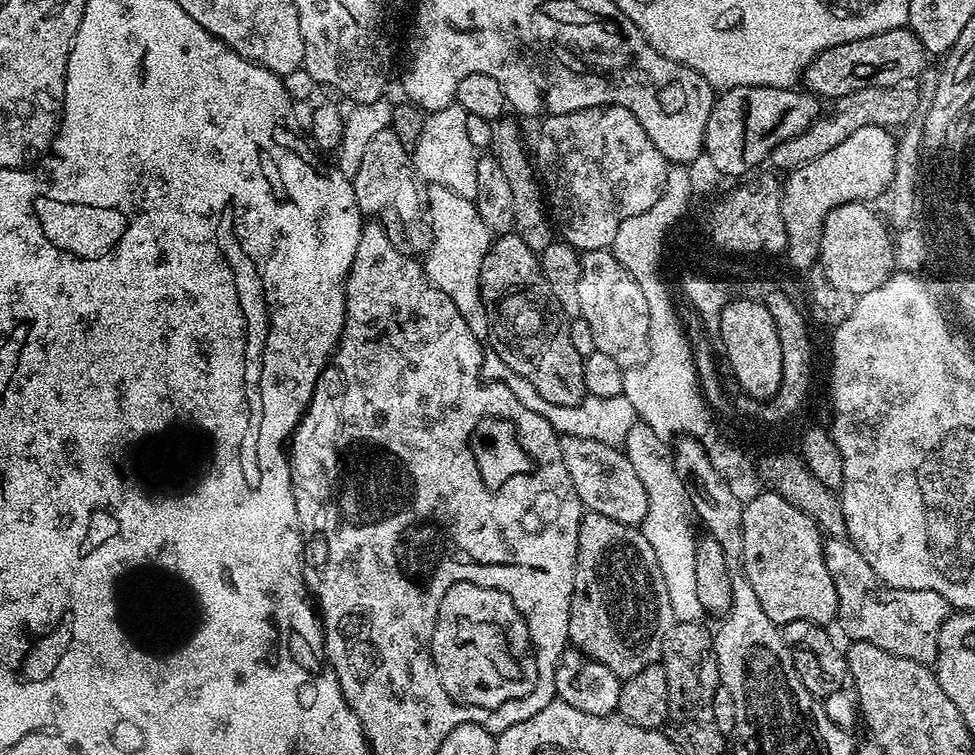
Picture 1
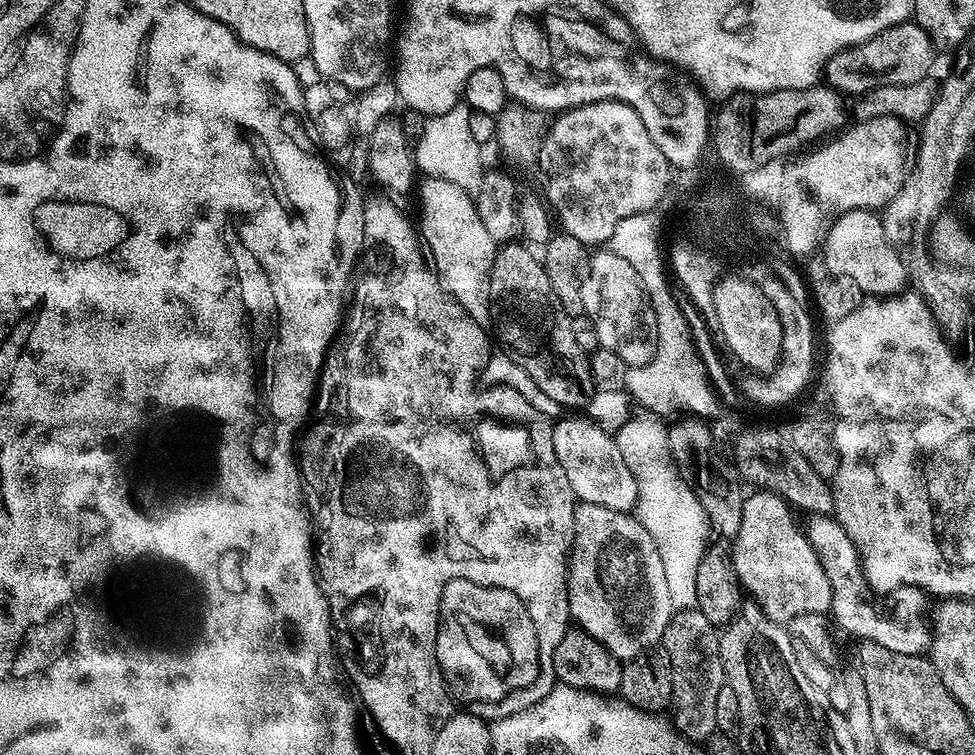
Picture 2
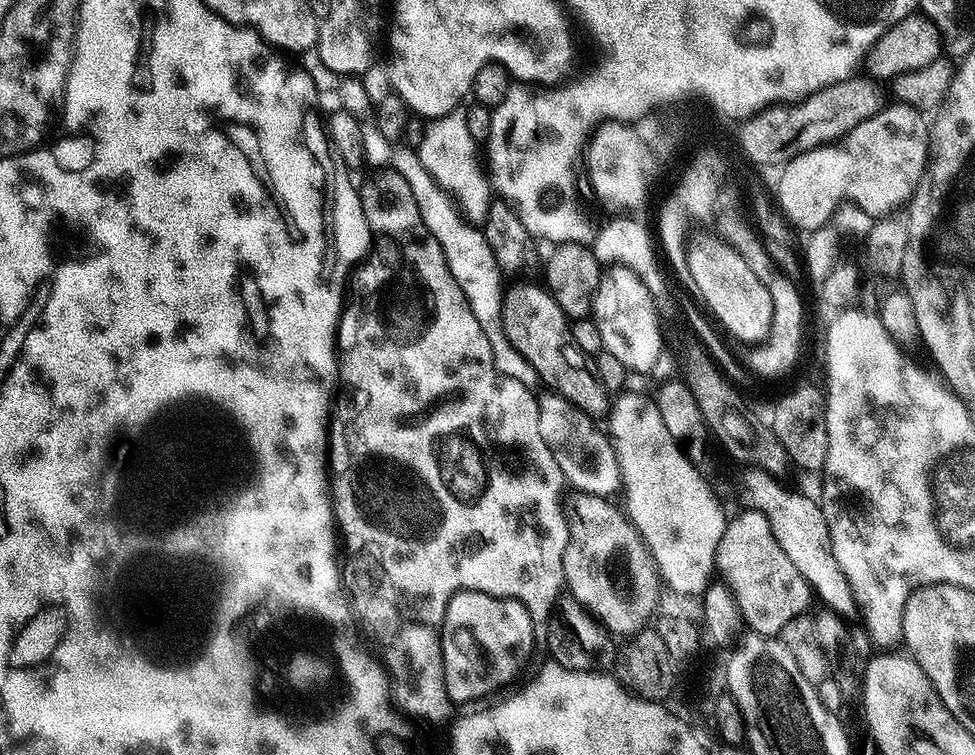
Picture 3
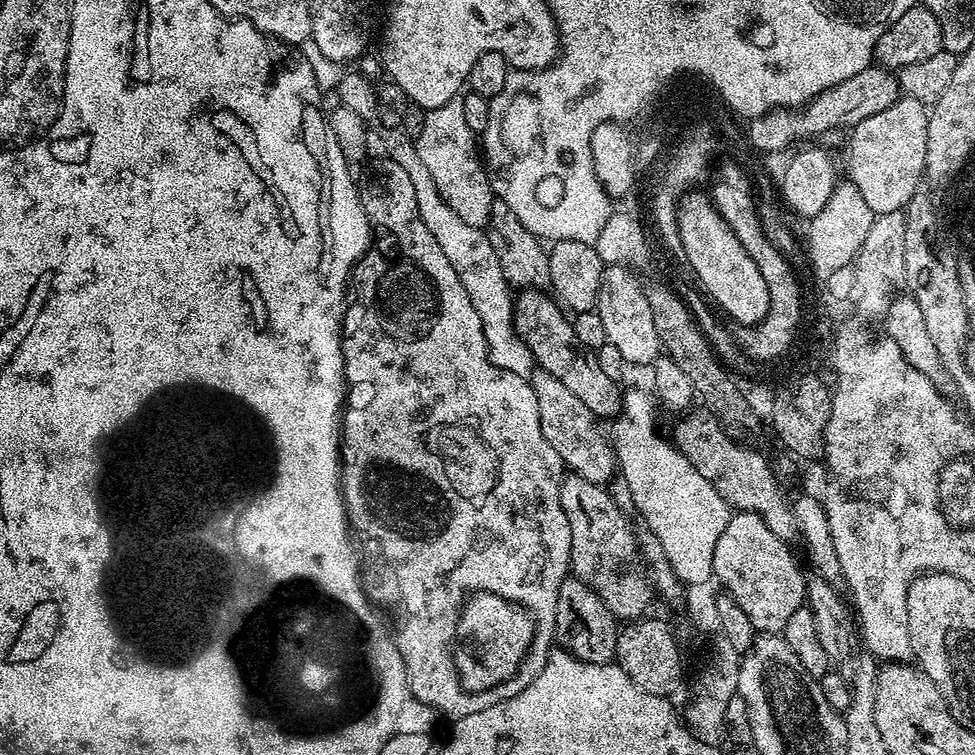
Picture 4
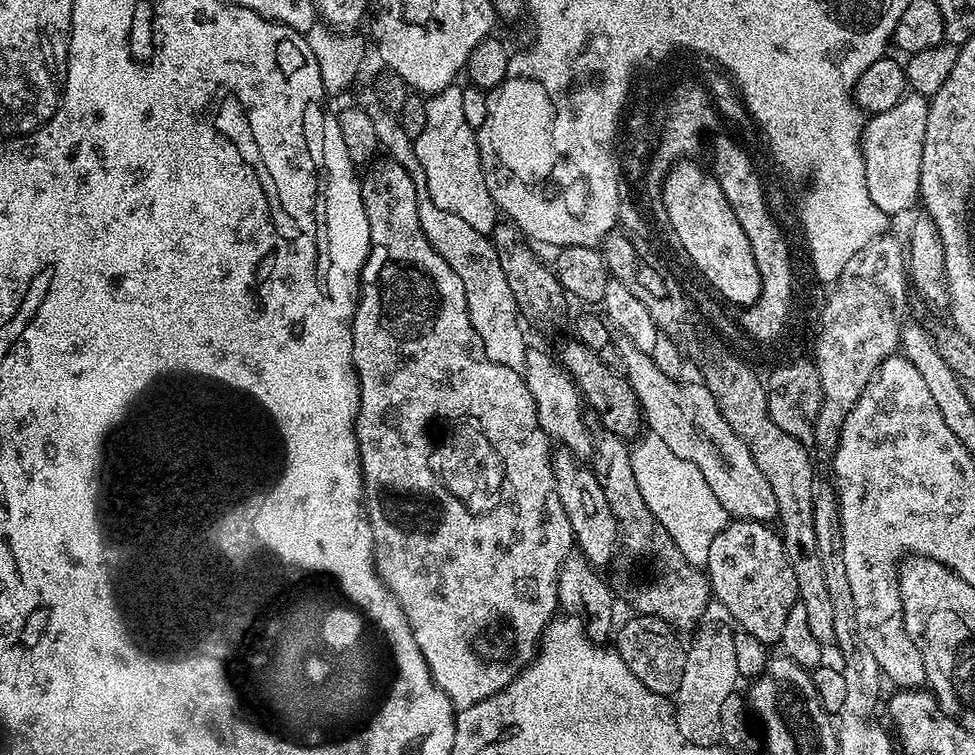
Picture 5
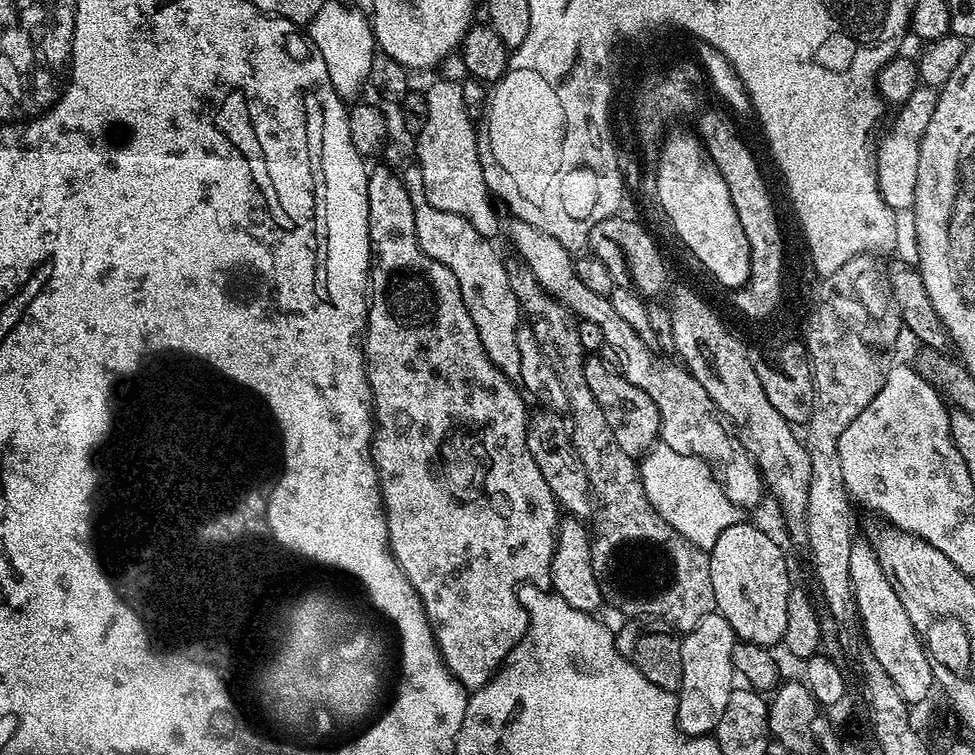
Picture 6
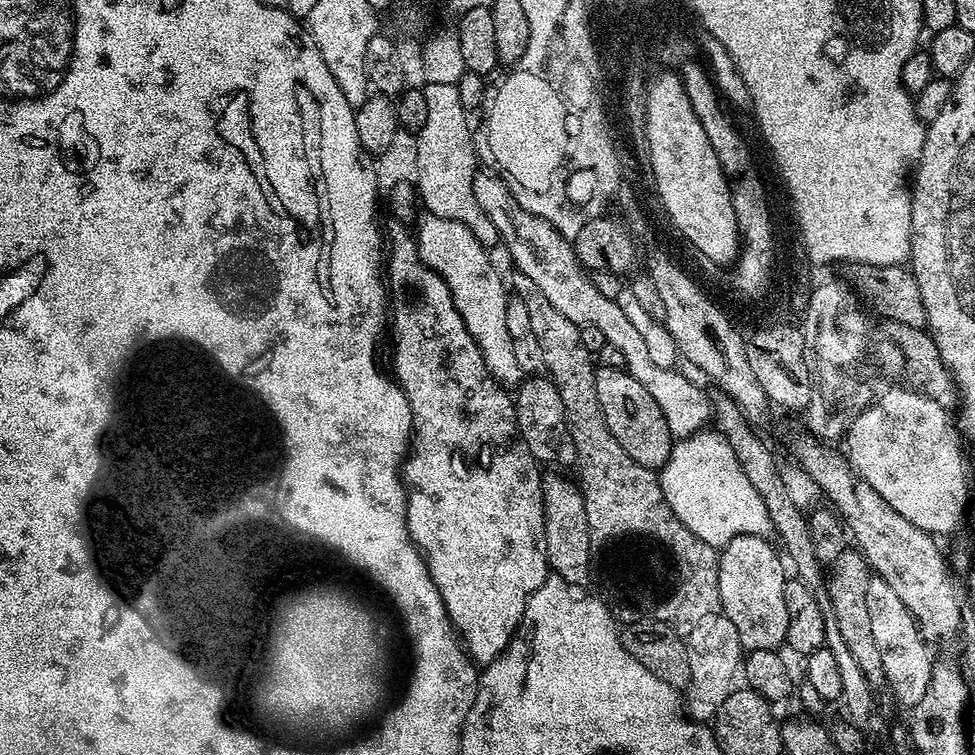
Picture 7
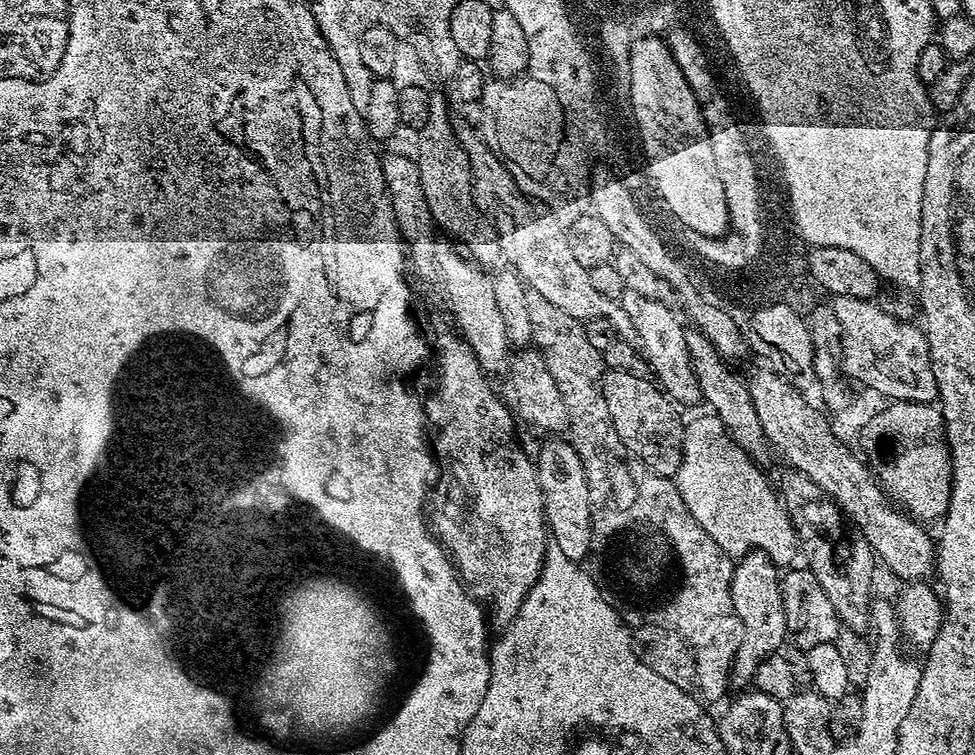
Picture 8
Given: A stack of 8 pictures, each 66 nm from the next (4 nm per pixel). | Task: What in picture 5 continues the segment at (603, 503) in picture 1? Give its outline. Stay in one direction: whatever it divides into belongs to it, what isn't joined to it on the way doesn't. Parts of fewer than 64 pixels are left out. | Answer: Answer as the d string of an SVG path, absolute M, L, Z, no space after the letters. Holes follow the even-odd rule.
M529 346L522 375L530 390L530 398L534 398L540 428L546 433L549 441L565 448L567 452L573 452L577 460L587 461L592 455L592 432L584 421L586 405L576 388L576 383L568 376L568 371L557 363L553 353L551 356L536 346Z

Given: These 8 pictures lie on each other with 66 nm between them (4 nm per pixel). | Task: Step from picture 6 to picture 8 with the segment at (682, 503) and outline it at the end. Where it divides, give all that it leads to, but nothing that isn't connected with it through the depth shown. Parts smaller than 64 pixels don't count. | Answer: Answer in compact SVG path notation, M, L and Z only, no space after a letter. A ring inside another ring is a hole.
M705 414L687 421L684 463L674 479L690 514L694 514L702 530L706 530L724 552L731 553L732 548L740 548L741 553L759 550L766 553L773 564L788 566L793 563L792 543L797 543L798 536L792 527L791 515L785 505L784 508L780 505L767 478L760 472L752 459L728 437L717 416Z

